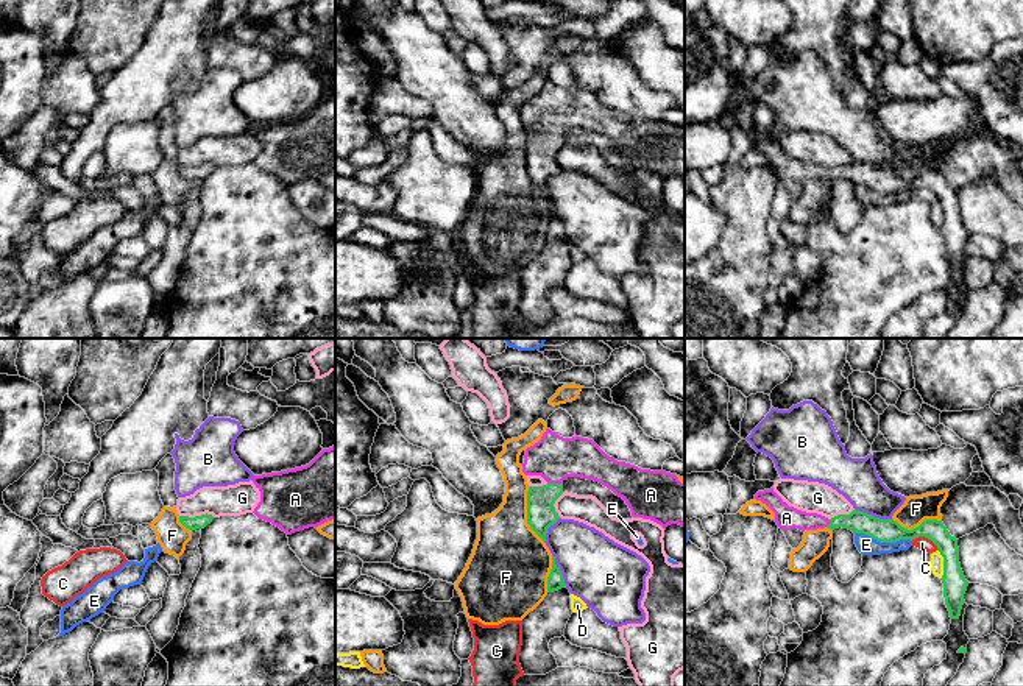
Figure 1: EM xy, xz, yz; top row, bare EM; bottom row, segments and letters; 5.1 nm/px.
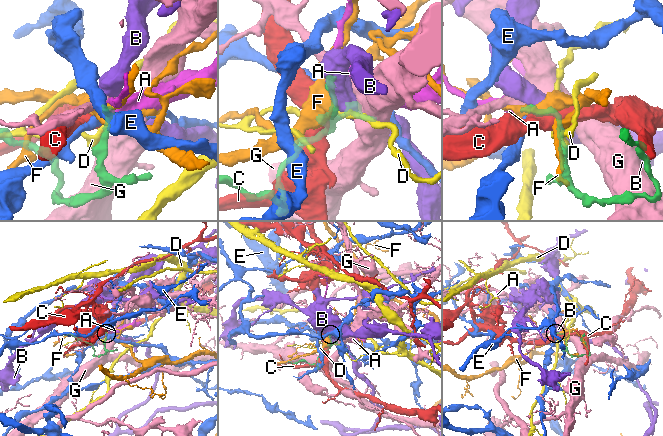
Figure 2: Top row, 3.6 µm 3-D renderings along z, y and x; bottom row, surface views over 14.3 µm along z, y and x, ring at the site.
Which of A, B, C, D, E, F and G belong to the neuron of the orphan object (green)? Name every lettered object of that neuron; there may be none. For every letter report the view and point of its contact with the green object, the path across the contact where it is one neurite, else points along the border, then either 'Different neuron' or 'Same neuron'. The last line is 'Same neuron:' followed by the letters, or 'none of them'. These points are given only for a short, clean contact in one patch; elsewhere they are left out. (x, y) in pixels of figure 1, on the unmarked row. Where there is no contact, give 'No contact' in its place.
A: Touches green at xz (554, 134). Path across: xz (541, 164), (541, 152), (554, 134), (554, 108). Same neuron
B: Touches green at yz (874, 167). Different neuron
C: Touches green at yz (925, 187). Different neuron
D: Touches green at yz (944, 215). Different neuron
E: Touches green at yz (883, 192). Boundary: yz (855, 184), (864, 184), (878, 192), (911, 192). Different neuron
F: Touches green at xz (527, 166). Different neuron
G: Touches green at xy (197, 167). Boundary: xy (180, 166), (200, 167), (211, 164), (214, 167). Different neuron
Same neuron: A

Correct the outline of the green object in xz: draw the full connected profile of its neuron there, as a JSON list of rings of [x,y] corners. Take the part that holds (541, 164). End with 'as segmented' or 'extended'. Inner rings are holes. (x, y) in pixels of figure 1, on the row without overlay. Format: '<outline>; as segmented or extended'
[[[546,80],[538,94],[521,103],[519,115],[526,126],[541,126],[547,133],[543,137],[529,137],[527,142],[527,175],[543,192],[546,192],[547,179],[560,170],[554,154],[563,145],[561,134],[568,128],[582,128],[602,134],[625,151],[633,168],[650,170],[664,181],[671,175],[685,178],[685,134],[675,125],[641,120],[618,112],[607,106],[593,90],[582,87],[563,89]]]; extended

